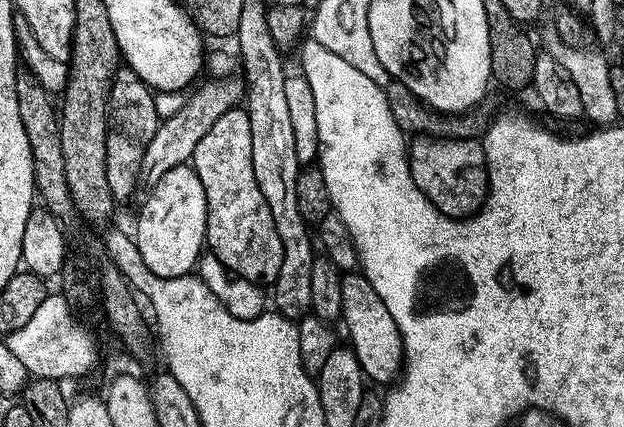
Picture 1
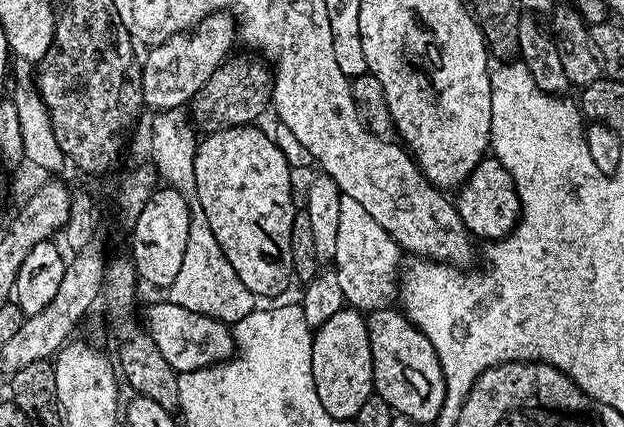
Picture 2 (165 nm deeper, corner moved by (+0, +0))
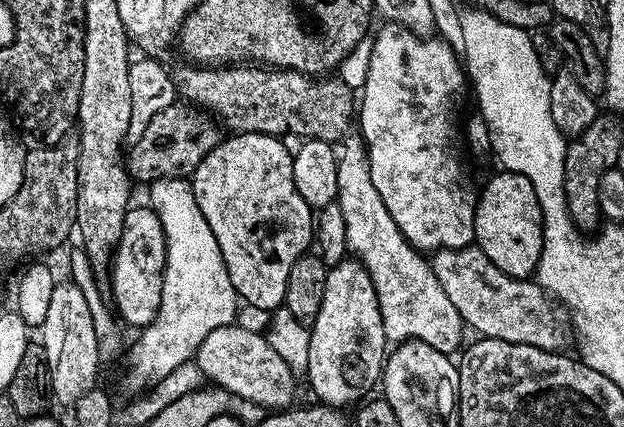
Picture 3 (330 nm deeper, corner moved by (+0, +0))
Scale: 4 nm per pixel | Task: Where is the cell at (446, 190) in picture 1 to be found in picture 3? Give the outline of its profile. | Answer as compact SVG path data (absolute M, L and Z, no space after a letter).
M496 170L496 173L494 173L493 176L485 182L484 189L479 189L476 197L474 234L476 235L476 239L474 241L475 247L480 248L486 254L486 258L490 258L490 262L494 262L494 266L498 266L498 270L502 270L511 276L518 276L521 278L531 277L536 271L536 267L538 266L538 258L542 254L542 246L544 245L544 223L542 222L542 210L538 206L538 194L534 194L534 186L530 186L530 178L526 178L522 172Z

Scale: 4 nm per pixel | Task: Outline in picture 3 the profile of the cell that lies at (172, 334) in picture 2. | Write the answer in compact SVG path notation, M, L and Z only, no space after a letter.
M234 322L218 326L218 330L210 330L210 334L202 338L202 344L198 346L194 361L201 368L205 381L211 382L217 388L226 389L232 396L249 400L252 404L259 404L261 409L284 410L293 403L292 395L296 392L297 373L286 362L286 358L282 358L282 354L278 354L278 350L270 346L265 333L242 330Z

